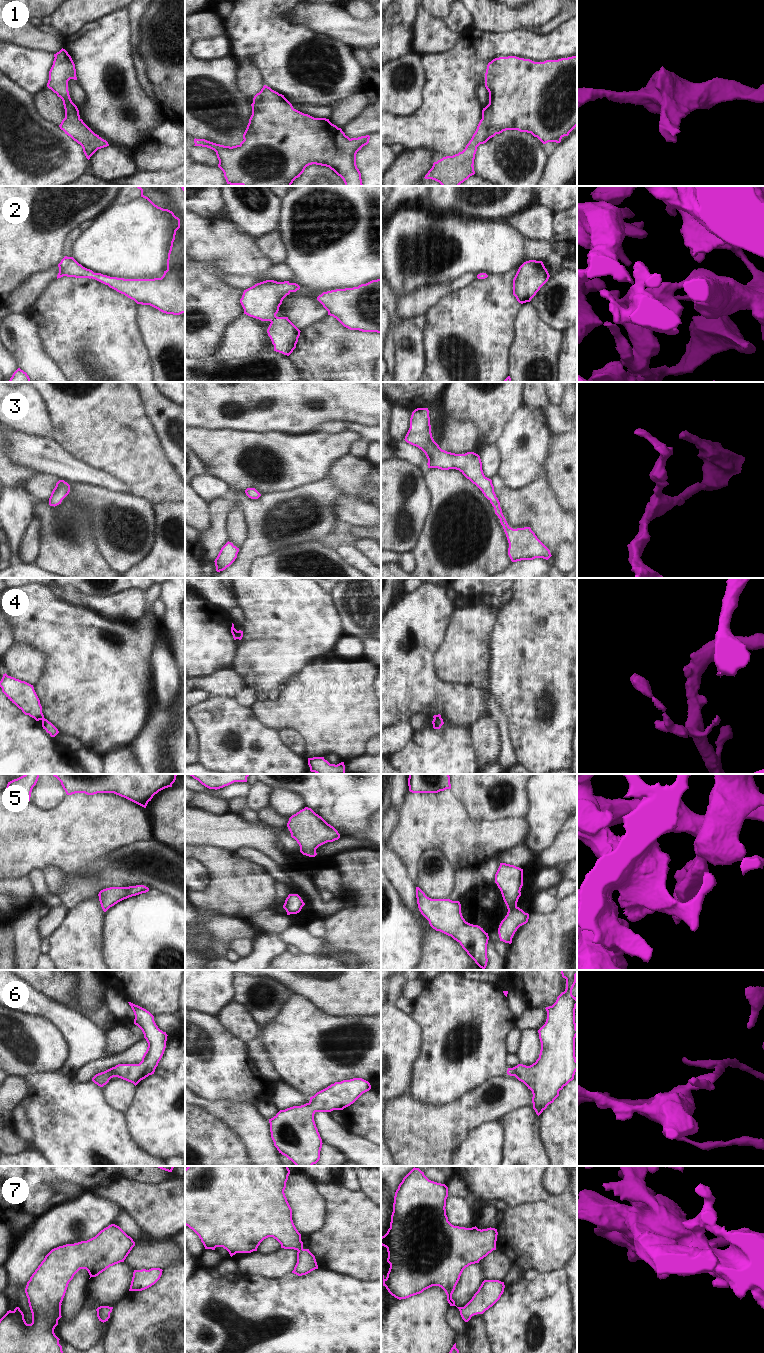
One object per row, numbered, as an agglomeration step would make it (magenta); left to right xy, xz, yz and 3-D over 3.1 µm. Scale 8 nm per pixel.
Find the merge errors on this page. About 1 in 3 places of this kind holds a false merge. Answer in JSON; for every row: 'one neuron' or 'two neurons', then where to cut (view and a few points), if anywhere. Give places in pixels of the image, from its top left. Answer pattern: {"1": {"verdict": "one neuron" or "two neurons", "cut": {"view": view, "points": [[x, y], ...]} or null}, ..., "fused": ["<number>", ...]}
{"1": {"verdict": "one neuron", "cut": null}, "2": {"verdict": "one neuron", "cut": null}, "3": {"verdict": "one neuron", "cut": null}, "4": {"verdict": "two neurons", "cut": {"view": "xy", "points": [[44, 718], [41, 719]]}}, "5": {"verdict": "one neuron", "cut": null}, "6": {"verdict": "one neuron", "cut": null}, "7": {"verdict": "one neuron", "cut": null}, "fused": ["4"]}

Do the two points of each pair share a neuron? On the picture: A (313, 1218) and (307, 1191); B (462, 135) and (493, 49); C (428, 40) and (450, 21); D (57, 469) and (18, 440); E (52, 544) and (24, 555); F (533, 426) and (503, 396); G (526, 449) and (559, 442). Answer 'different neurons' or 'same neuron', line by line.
A: same neuron
B: same neuron
C: different neurons
D: same neuron
E: different neurons
F: different neurons
G: different neurons

